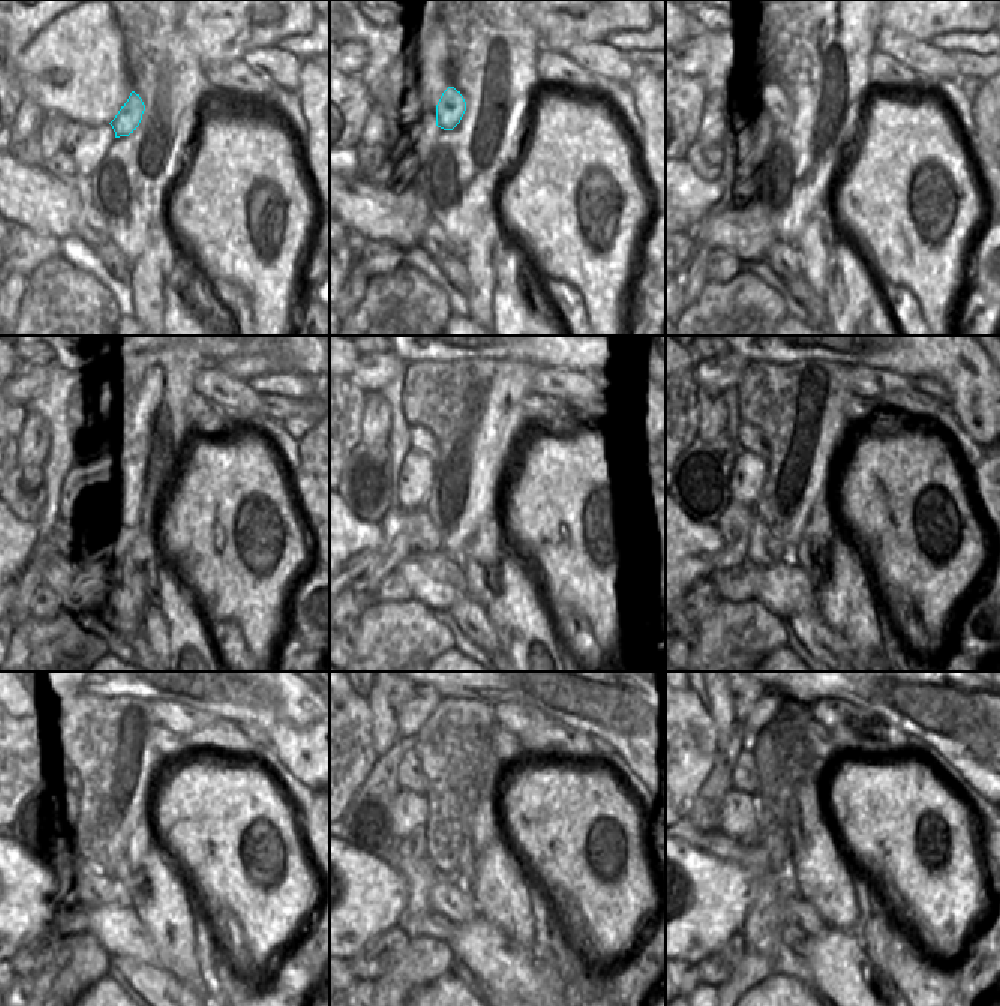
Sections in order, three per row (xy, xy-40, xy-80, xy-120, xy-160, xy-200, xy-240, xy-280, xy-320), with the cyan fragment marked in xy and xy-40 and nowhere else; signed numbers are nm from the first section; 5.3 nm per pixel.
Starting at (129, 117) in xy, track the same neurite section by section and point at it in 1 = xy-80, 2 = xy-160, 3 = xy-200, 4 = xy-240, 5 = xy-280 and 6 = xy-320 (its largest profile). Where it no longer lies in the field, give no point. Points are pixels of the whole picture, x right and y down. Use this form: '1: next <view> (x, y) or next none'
1: next xy-80 (775, 110)
2: next xy-160 (420, 438)
3: next xy-200 (748, 438)
4: next xy-240 (75, 774)
5: next xy-280 (410, 775)
6: next xy-320 (745, 778)

